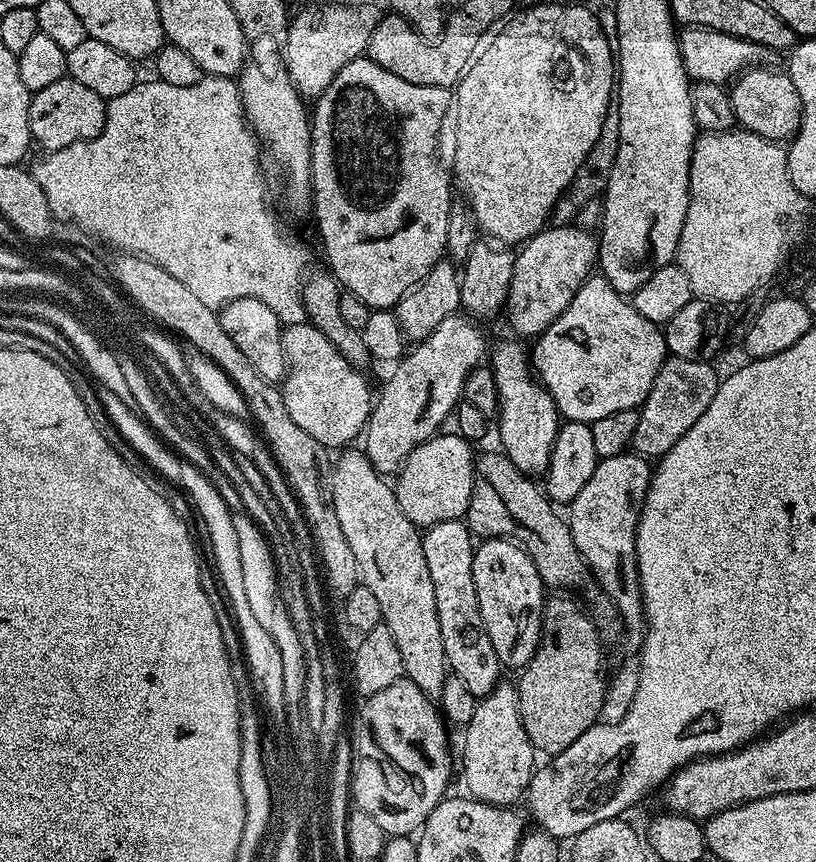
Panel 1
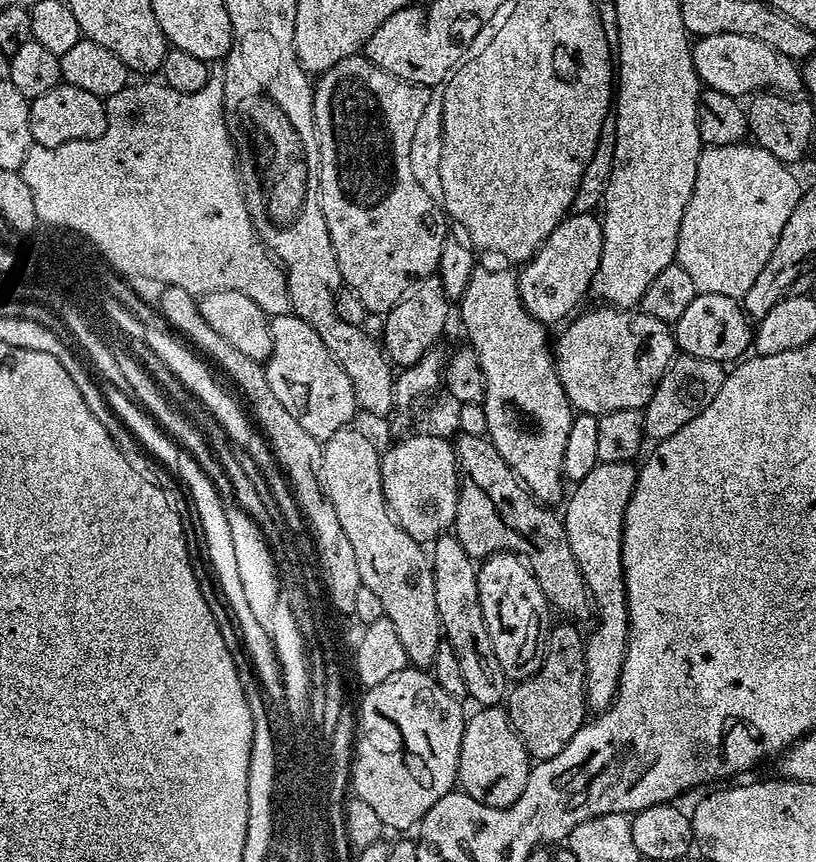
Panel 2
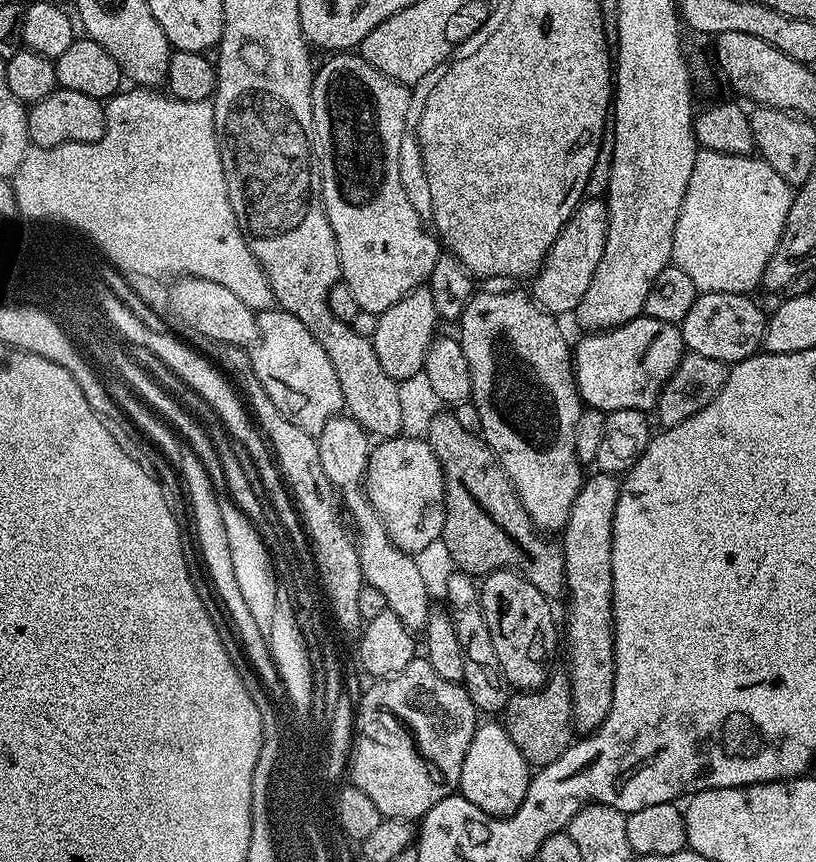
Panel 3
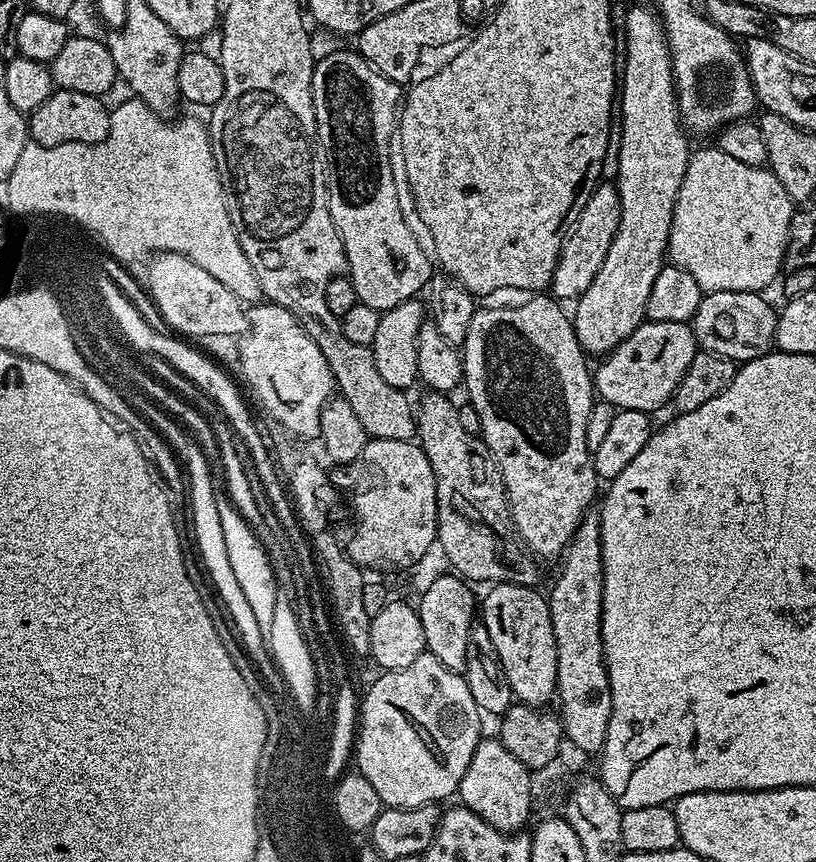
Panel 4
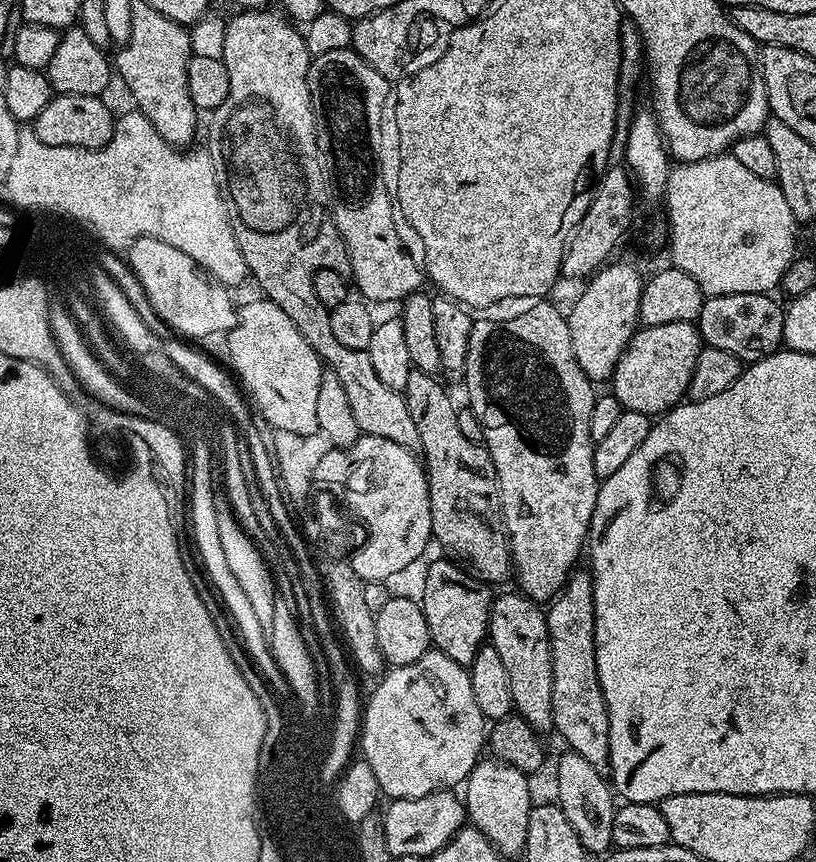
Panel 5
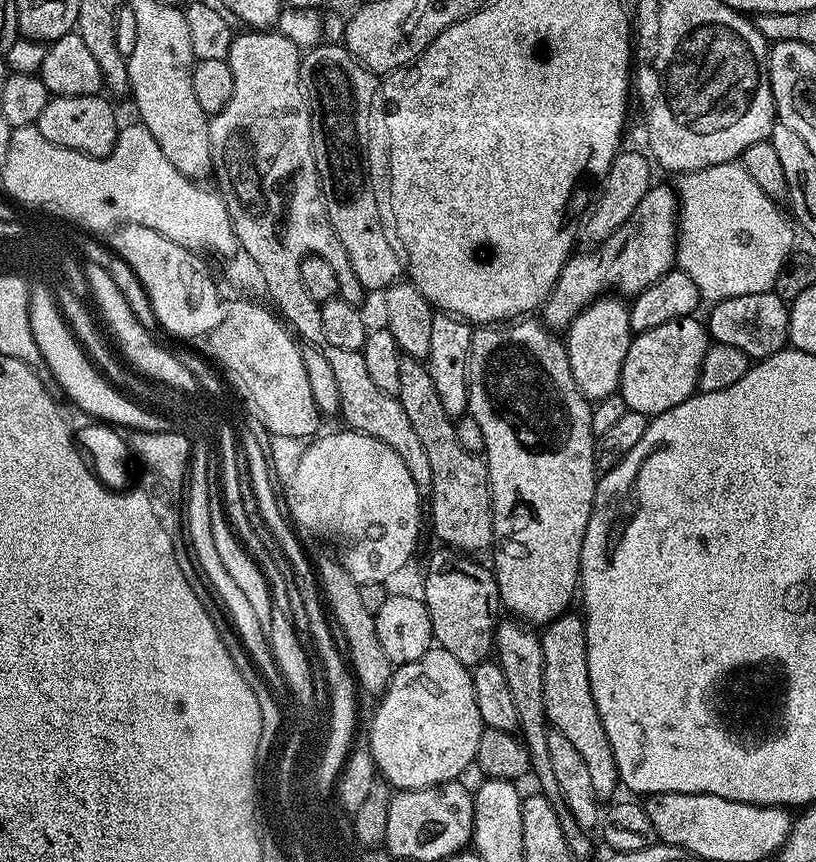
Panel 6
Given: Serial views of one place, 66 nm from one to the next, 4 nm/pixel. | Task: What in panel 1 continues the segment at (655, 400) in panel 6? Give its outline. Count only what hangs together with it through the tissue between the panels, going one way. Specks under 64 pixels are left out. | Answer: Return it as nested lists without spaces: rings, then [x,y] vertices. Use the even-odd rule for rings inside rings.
[[[602,274],[588,277],[578,294],[574,294],[574,302],[558,314],[555,322],[541,336],[535,337],[533,344],[536,345],[531,345],[530,363],[540,383],[556,403],[561,417],[590,425],[598,418],[606,418],[606,414],[618,414],[618,410],[639,409],[668,356],[661,325],[650,322],[650,318],[642,318],[642,314],[634,310],[629,297],[614,290]]]

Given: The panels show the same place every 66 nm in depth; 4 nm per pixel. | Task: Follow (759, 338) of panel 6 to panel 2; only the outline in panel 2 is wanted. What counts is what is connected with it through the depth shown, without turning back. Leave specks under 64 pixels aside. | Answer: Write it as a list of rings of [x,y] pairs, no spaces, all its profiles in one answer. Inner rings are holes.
[[[701,292],[674,325],[676,347],[683,355],[710,358],[721,362],[736,362],[753,347],[754,324],[744,311],[741,301],[726,294]]]

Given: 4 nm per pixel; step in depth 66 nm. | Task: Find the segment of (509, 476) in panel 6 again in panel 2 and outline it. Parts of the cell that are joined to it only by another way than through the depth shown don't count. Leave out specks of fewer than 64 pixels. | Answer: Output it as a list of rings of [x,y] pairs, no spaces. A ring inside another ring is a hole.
[[[477,266],[470,278],[470,286],[466,286],[458,301],[458,308],[464,332],[468,335],[467,343],[476,352],[482,366],[487,437],[521,484],[545,505],[555,505],[555,500],[560,495],[561,499],[566,492],[562,454],[566,454],[566,437],[570,434],[574,409],[556,373],[556,357],[550,336],[548,340],[549,329],[524,309],[517,273],[507,272],[504,268]]]

